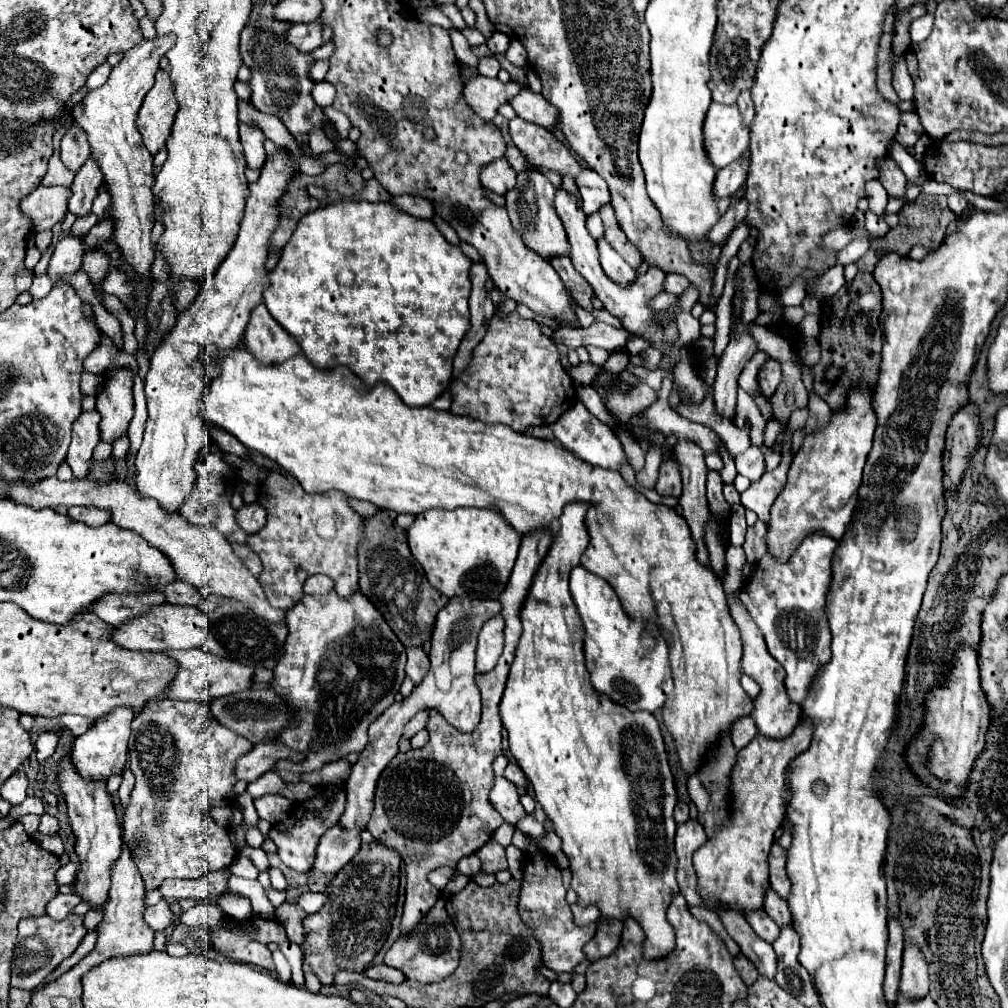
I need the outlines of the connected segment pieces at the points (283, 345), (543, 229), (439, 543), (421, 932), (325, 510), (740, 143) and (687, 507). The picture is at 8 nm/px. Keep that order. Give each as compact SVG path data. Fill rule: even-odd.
M257 305L251 311L251 319L245 333L245 345L263 363L281 363L301 353L297 341L293 341L293 337L267 313L265 305Z
M527 169L517 175L517 185L505 195L507 197L507 211L511 217L513 227L523 235L525 243L535 249L543 259L563 257L569 255L569 243L565 237L565 229L561 225L561 219L555 211L555 193L557 187L537 169Z
M497 507L457 508L447 510L433 508L419 513L413 525L407 529L407 539L413 557L421 563L429 583L437 587L447 597L473 597L473 599L499 599L499 593L505 589L511 569L517 559L521 535L505 521Z
M439 899L437 905L427 913L423 923L417 927L417 931L411 937L399 937L393 947L385 953L385 965L401 969L407 979L419 981L419 983L435 983L449 977L459 963L459 949L461 941L459 935L449 921L449 915L445 911L445 901Z
M271 471L269 481L265 481L263 489L265 491L259 493L259 503L267 509L267 525L259 533L253 533L249 537L249 541L247 541L247 545L263 561L263 573L259 577L259 583L263 585L263 591L267 595L269 603L273 607L277 607L277 609L289 611L291 607L295 607L303 599L303 583L305 583L305 579L315 575L315 573L329 575L335 581L339 597L349 599L349 595L353 595L359 589L359 585L357 585L357 577L359 577L357 575L357 543L359 543L359 539L363 535L363 525L361 525L363 519L361 519L361 515L357 515L349 507L345 495L341 491L329 491L329 493L311 495L295 479L283 477L279 471ZM327 515L331 519L335 519L335 525L337 525L337 533L331 539L323 539L317 533L317 521L321 517L327 517Z
M711 103L703 125L705 149L717 167L725 167L749 149L751 131L741 121L737 105Z
M679 441L675 445L675 455L681 463L681 475L683 475L683 495L679 497L679 503L683 507L683 517L691 527L699 563L711 569L705 545L705 529L709 521L709 505L705 497L705 477L707 477L707 467L703 459L705 453L689 441Z

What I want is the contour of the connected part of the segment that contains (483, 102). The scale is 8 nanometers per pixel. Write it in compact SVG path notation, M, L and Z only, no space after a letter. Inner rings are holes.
M473 75L471 83L465 83L463 93L465 93L467 103L477 113L481 113L483 119L493 121L497 107L507 103L509 97L517 95L517 89L521 89L521 85L517 85L515 81L501 83L499 79L487 79L481 75Z

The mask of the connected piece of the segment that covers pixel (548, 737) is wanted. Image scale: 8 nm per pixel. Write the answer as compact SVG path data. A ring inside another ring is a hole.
M585 501L565 505L559 517L559 531L533 577L527 599L519 611L523 635L515 651L499 713L503 727L509 731L509 749L531 781L545 815L553 821L555 833L563 841L563 851L573 871L571 887L579 895L579 905L597 905L601 913L611 919L635 917L645 929L645 957L659 959L675 945L675 933L665 919L665 911L671 893L677 891L677 857L673 849L677 829L673 807L677 803L677 793L659 721L651 713L633 713L605 697L605 693L597 693L585 669L583 625L569 593L569 573L579 565L589 545L589 531L585 525L587 507Z

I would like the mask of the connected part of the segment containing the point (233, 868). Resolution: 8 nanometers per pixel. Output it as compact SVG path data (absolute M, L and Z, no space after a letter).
M237 855L237 857L233 859L233 863L229 865L229 871L231 871L233 875L245 877L245 879L257 879L257 875L259 875L257 867L255 867L255 865L251 863L251 859L245 857L245 855Z

